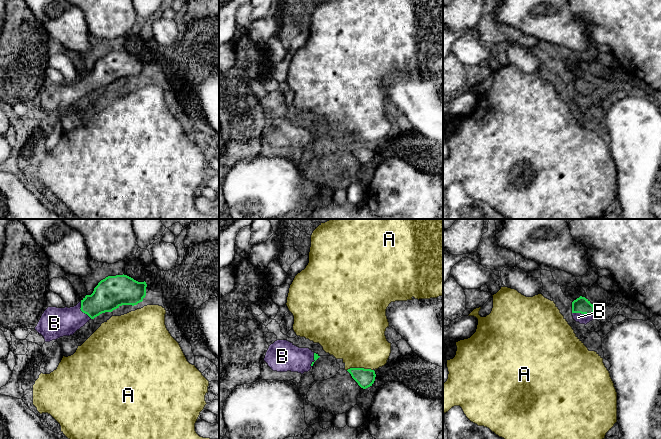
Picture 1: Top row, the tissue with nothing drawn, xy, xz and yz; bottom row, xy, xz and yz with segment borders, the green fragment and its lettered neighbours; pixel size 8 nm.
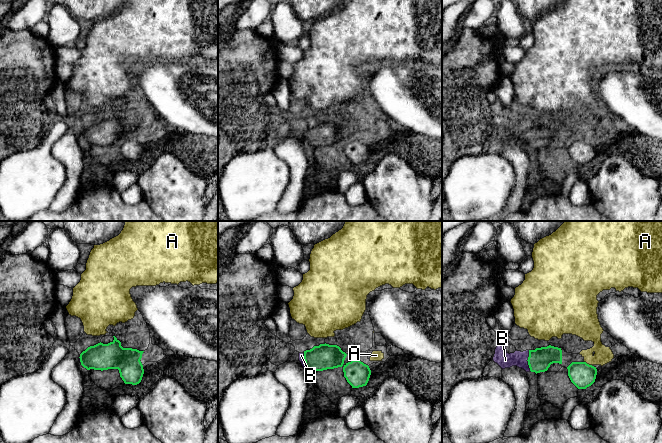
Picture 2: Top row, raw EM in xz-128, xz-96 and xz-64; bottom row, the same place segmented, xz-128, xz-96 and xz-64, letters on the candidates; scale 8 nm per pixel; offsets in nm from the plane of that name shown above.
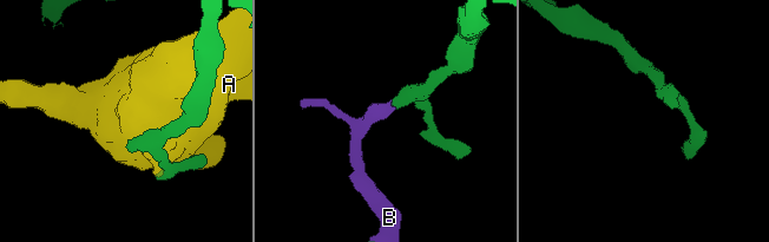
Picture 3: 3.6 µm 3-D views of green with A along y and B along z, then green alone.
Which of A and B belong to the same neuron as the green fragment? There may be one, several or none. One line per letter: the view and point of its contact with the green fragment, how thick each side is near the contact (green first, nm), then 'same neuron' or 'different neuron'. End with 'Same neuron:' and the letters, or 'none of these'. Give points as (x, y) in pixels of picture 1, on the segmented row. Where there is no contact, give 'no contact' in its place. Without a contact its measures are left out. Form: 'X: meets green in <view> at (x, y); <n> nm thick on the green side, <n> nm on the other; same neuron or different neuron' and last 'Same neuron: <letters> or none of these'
A: meets green in xz at (359, 368); 150 nm thick on the green side, 440 nm on the other; different neuron
B: meets green in yz at (583, 313); 130 nm thick on the green side, 80 nm on the other; same neuron
Same neuron: B

